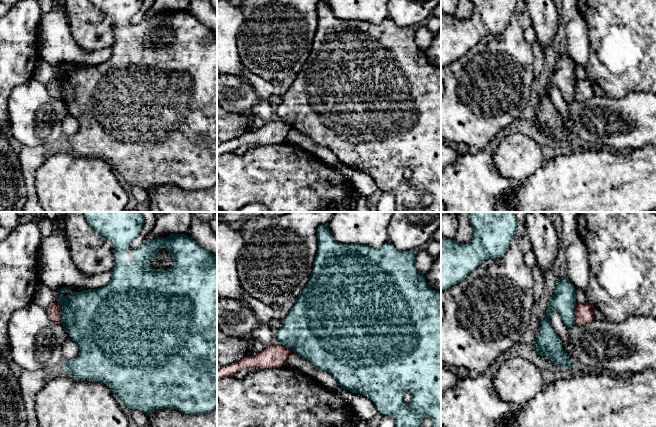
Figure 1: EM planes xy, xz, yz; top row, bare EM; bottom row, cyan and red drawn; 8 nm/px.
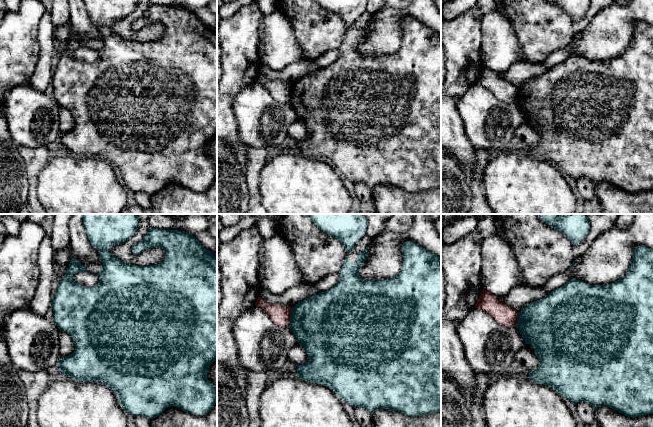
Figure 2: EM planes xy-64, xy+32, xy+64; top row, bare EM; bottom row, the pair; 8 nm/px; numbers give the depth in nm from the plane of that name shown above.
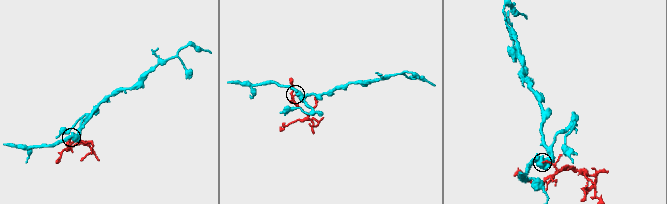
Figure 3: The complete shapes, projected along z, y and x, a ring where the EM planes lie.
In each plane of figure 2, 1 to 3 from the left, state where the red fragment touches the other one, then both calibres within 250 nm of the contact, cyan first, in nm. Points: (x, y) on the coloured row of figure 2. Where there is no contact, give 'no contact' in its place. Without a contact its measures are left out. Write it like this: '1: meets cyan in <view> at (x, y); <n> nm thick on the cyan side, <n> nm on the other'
1: no contact
2: meets cyan in xy+32 at (290, 317); 460 nm thick on the cyan side, 160 nm on the other
3: meets cyan in xy+64 at (517, 319); 420 nm thick on the cyan side, 160 nm on the other

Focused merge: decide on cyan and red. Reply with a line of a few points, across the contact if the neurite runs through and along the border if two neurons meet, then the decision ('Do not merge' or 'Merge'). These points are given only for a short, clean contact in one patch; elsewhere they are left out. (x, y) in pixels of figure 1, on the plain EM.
Line: xy (57, 78), (60, 83), (61, 99). Do not merge

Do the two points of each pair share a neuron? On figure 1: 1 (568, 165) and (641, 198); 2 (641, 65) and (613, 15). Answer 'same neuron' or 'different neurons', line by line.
1: same neuron
2: same neuron

